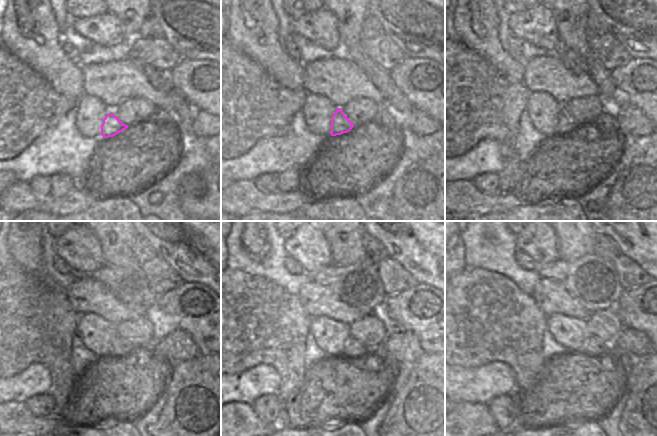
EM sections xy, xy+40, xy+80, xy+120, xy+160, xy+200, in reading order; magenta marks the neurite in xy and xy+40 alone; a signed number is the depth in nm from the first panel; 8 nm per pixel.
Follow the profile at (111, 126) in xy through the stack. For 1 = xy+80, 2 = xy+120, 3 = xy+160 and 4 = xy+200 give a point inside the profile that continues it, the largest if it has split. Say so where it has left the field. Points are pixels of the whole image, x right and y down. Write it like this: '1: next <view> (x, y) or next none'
1: next xy+80 (566, 123)
2: next xy+120 (120, 347)
3: next xy+160 (351, 347)
4: next xy+200 (591, 345)

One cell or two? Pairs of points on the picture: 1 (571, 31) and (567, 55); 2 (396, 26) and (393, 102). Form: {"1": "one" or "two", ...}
{"1": "two", "2": "two"}

